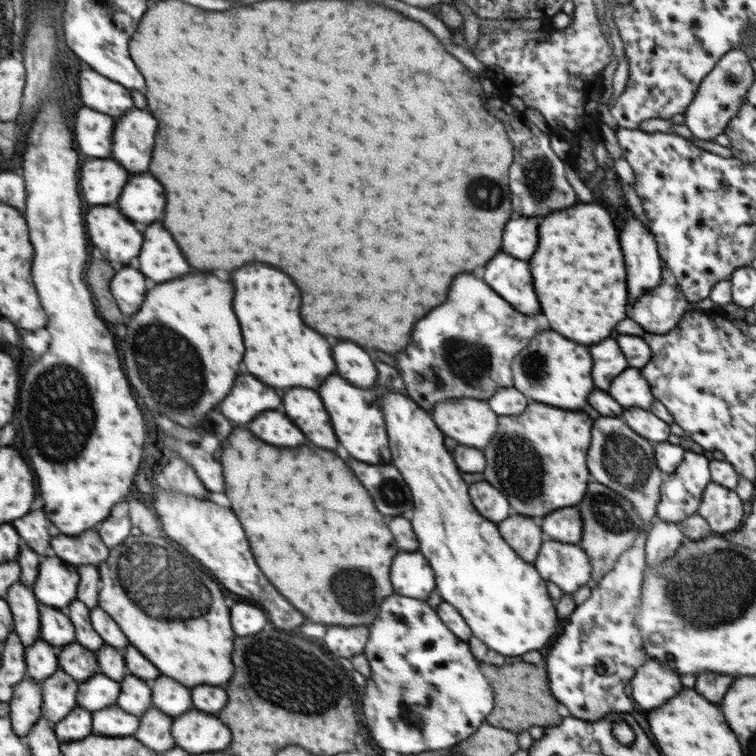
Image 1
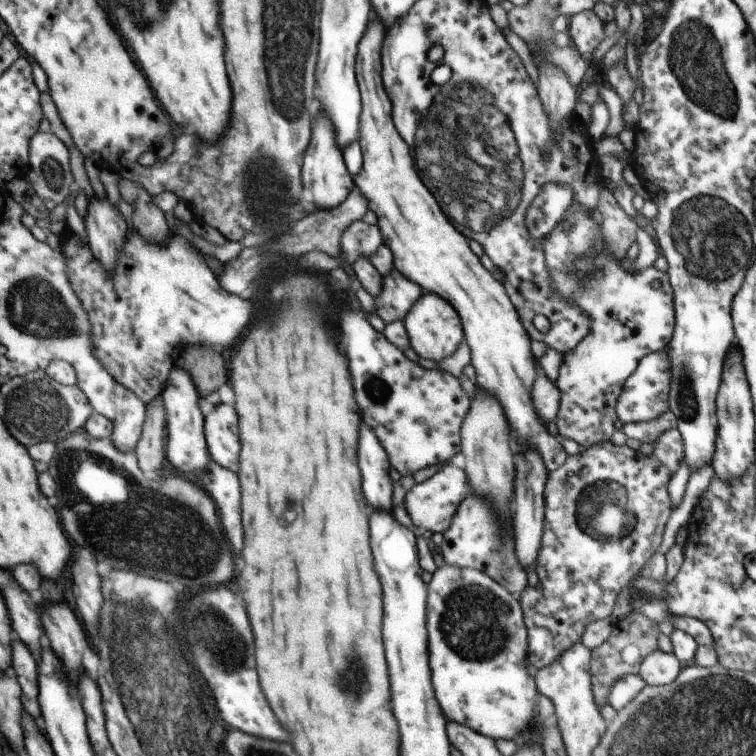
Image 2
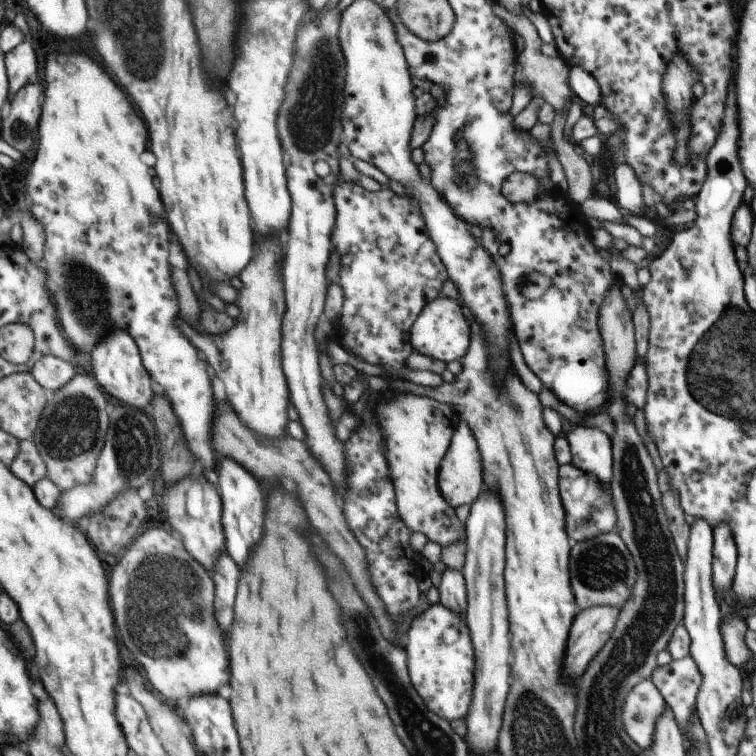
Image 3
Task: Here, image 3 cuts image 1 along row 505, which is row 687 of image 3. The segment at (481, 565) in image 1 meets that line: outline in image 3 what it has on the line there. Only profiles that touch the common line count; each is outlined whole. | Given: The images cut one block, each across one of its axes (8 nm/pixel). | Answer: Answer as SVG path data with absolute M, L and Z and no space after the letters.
M438 602L415 615L407 635L404 649L407 651L408 674L420 698L440 718L450 722L464 719L471 710L476 673L475 646L468 636L467 622Z

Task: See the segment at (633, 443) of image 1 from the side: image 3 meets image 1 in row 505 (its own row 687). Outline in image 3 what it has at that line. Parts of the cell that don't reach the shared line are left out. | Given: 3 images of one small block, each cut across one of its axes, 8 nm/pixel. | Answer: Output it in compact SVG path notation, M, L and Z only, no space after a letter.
M652 679L639 682L631 690L623 708L624 730L640 747L651 748L656 718L664 712L667 701Z

